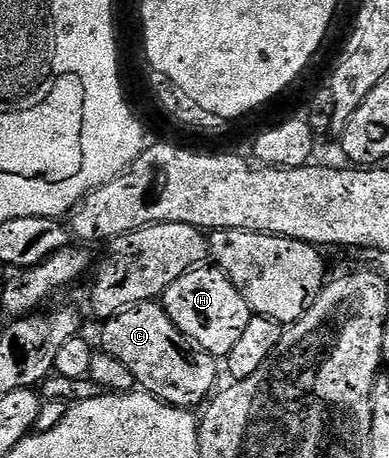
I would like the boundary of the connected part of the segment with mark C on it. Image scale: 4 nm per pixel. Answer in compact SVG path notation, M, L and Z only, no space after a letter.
M157 300L136 303L116 315L105 318L101 325L101 352L112 355L112 359L120 359L120 363L124 363L128 371L132 371L135 382L156 399L174 405L177 409L193 410L194 405L201 406L215 392L214 384L218 381L218 369L220 373L219 362L211 353L201 349L197 343L189 341L180 331L180 327L176 327L176 323L168 319L166 309Z

